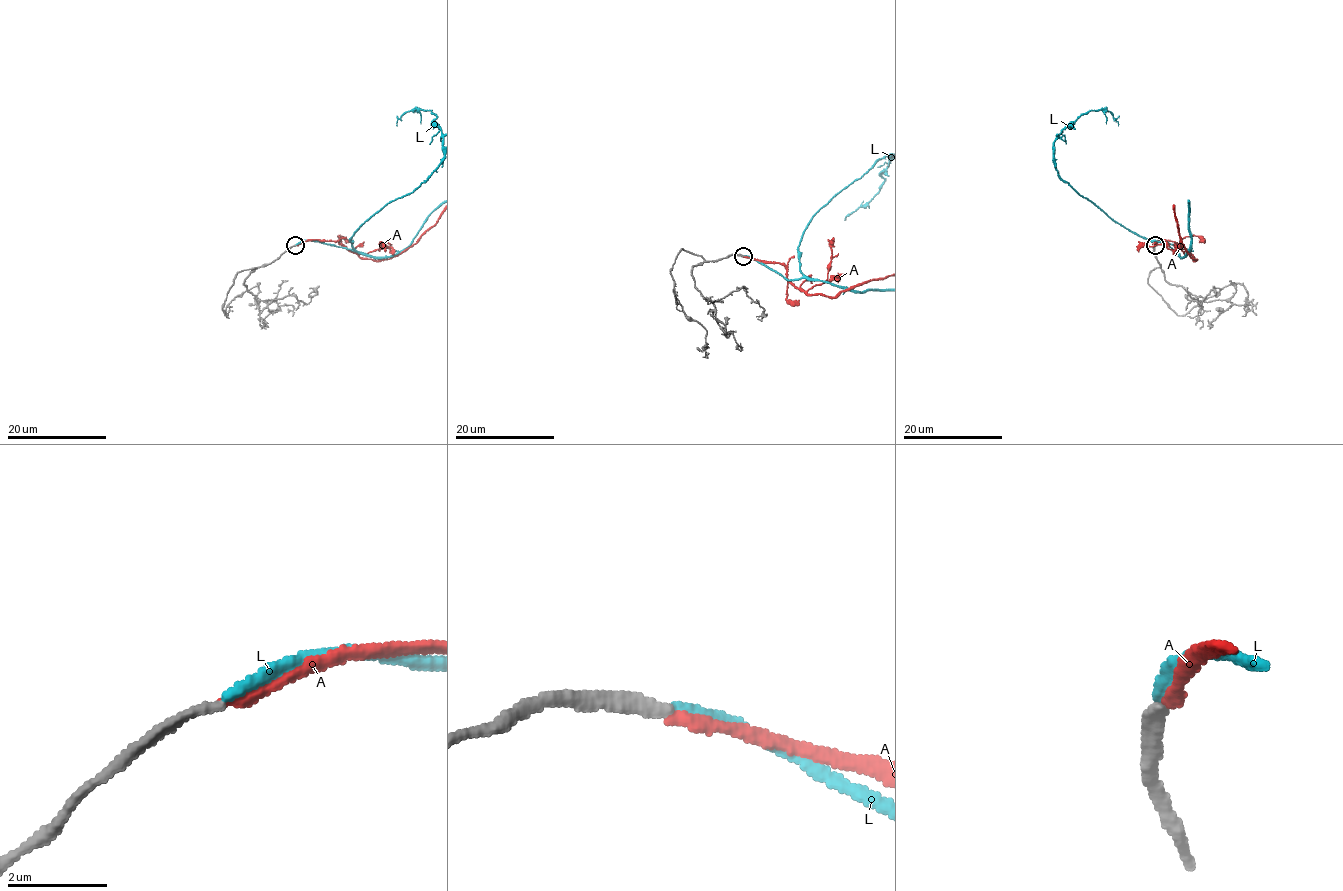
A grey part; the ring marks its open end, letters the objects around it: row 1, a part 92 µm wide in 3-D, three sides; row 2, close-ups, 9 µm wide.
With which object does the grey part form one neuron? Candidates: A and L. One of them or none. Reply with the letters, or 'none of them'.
A

